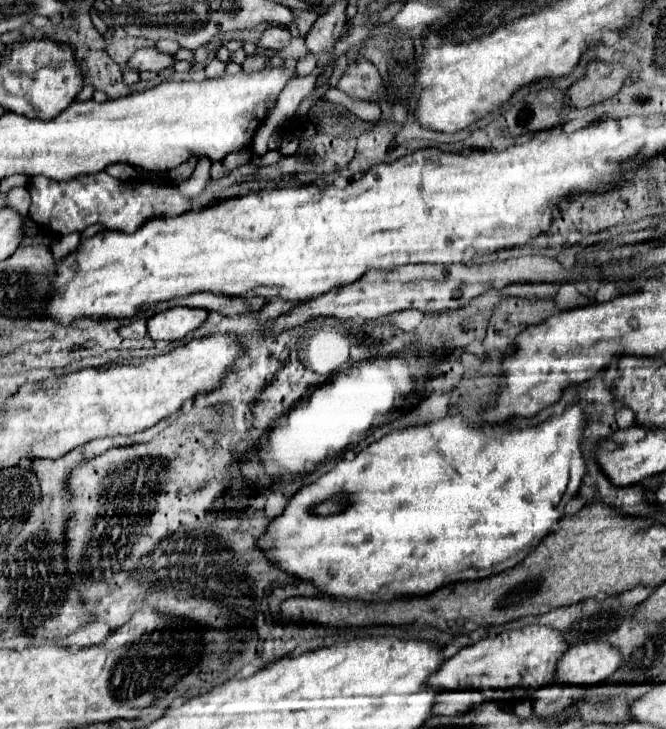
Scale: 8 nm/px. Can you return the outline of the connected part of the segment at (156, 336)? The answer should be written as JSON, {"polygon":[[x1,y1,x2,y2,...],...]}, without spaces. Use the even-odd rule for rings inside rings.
{"polygon":[[174,306,164,312,156,312,148,318,148,336,152,340,182,340,196,330,206,316,206,310,186,306]]}

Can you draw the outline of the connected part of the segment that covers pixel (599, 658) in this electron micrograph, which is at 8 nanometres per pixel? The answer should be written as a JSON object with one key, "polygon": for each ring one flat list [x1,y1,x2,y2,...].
{"polygon":[[604,642,570,646,556,664,554,684,594,686,620,666,620,652]]}

